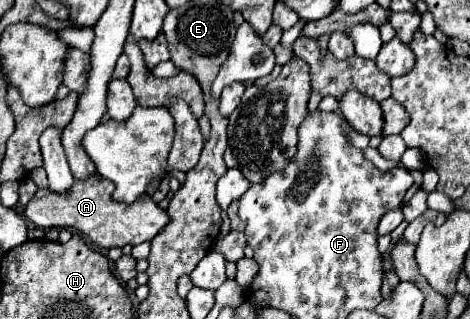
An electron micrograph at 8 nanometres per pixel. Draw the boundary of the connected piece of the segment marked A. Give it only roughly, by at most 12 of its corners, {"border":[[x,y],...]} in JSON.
{"border":[[100,176],[68,194],[40,188],[24,206],[38,228],[92,244],[150,242],[170,222],[148,194],[112,200]]}

